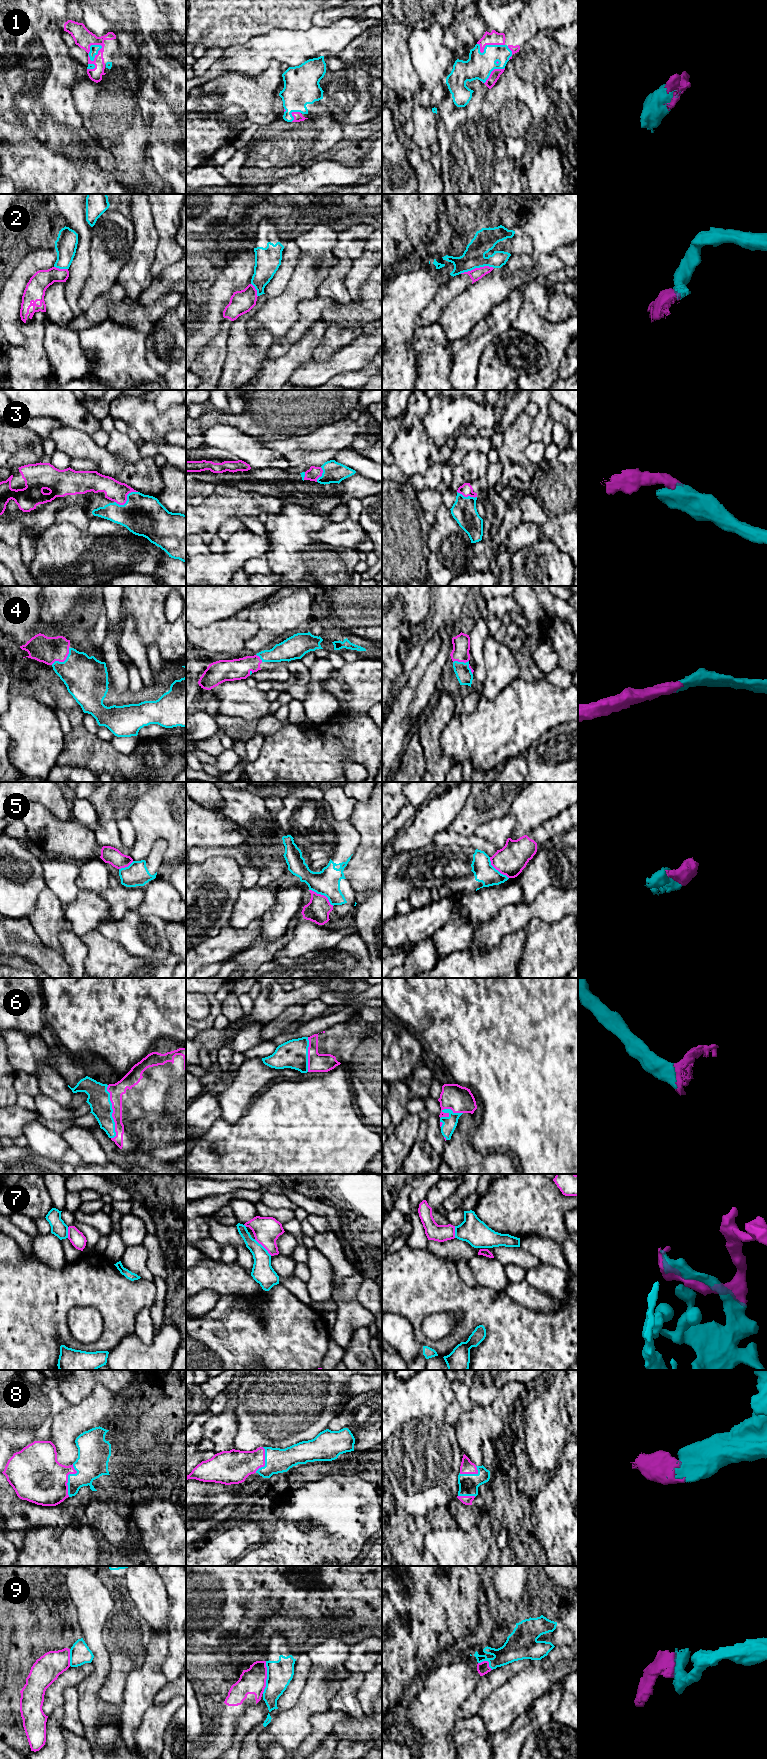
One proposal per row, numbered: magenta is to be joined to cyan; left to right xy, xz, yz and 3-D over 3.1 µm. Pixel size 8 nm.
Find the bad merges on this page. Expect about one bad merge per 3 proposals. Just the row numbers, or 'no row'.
2, 5, 9

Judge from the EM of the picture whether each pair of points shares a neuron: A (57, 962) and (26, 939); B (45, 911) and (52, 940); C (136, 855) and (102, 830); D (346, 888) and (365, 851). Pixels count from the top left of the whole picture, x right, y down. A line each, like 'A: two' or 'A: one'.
A: one
B: one
C: two
D: two

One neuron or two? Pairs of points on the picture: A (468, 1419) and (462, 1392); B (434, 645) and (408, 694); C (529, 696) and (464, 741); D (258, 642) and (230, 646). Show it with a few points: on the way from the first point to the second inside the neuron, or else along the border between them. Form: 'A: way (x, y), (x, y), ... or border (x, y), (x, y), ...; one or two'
A: border (467, 1410), (460, 1415), (453, 1426); two
B: way (427, 657), (413, 682); one
C: way (513, 712), (493, 732), (486, 736), (480, 736); one
D: border (248, 639), (244, 647); two

